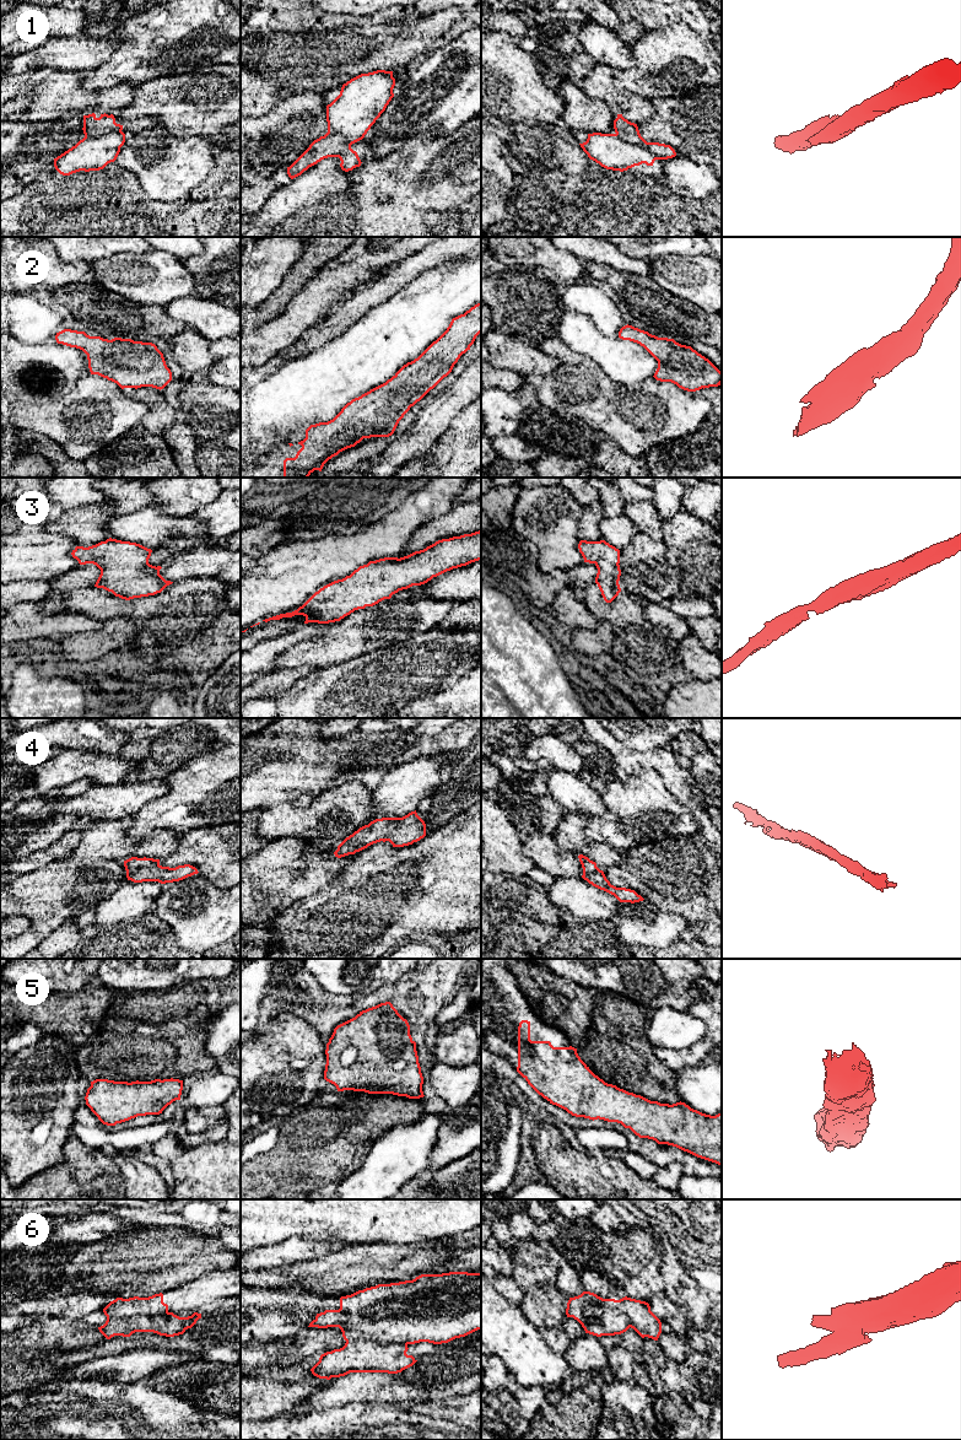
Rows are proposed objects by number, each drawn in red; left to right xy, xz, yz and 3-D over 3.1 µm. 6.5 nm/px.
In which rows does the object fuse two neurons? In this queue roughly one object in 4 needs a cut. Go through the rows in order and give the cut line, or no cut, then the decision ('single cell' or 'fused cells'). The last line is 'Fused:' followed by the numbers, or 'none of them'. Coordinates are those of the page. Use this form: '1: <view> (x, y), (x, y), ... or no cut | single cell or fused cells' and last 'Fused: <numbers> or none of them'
1: yz (615, 134), (627, 141), (643, 145), (659, 158) | fused cells
2: no cut | single cell
3: no cut | single cell
4: no cut | single cell
5: no cut | single cell
6: xy (167, 1311), (162, 1314), (135, 1314), (129, 1317), (107, 1317) | fused cells
Fused: 1, 6

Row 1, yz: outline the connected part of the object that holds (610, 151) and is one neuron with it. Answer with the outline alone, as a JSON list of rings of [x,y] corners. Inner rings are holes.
[[[588,134],[587,141],[579,145],[590,160],[612,171],[623,172],[642,163],[653,166],[659,160],[644,146],[627,142],[616,134]]]

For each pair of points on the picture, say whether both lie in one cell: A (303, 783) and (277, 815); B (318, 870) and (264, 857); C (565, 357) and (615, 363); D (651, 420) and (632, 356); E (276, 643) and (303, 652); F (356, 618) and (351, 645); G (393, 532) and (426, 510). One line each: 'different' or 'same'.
A: different
B: same
C: different
D: different
E: different
F: same
G: same

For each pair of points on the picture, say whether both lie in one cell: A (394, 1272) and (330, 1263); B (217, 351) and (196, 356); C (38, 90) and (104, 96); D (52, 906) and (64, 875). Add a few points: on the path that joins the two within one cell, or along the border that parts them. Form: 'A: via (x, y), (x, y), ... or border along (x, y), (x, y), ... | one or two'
A: via (378, 1266), (346, 1266) | one
B: border along (209, 343), (209, 350), (217, 359) | two
C: via (54, 97), (88, 97) | one
D: via (52, 899), (61, 886), (61, 883) | one

